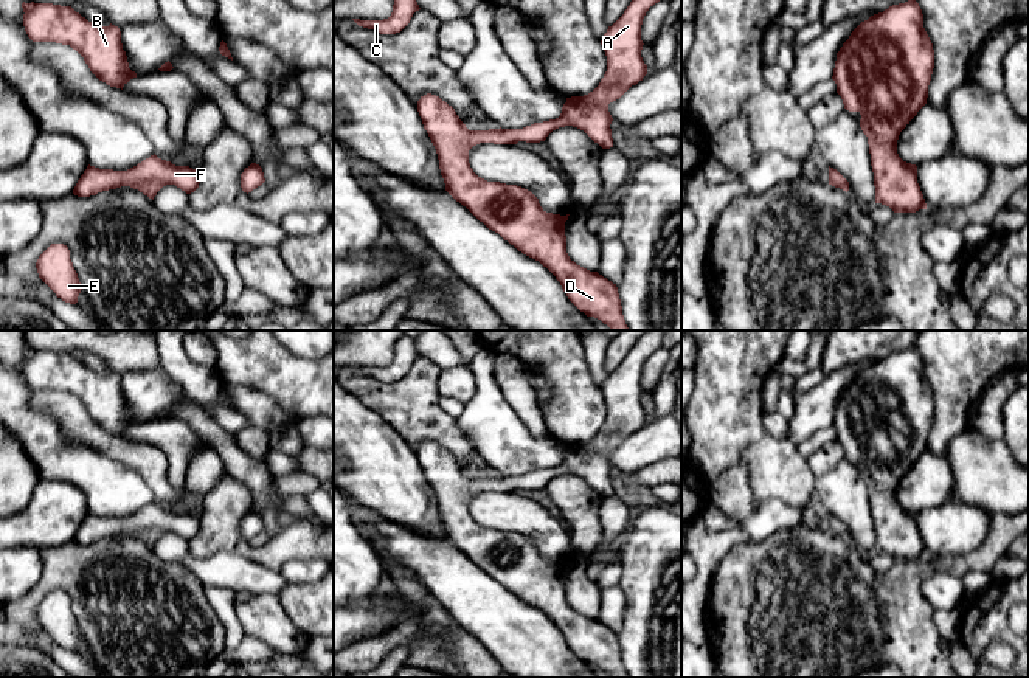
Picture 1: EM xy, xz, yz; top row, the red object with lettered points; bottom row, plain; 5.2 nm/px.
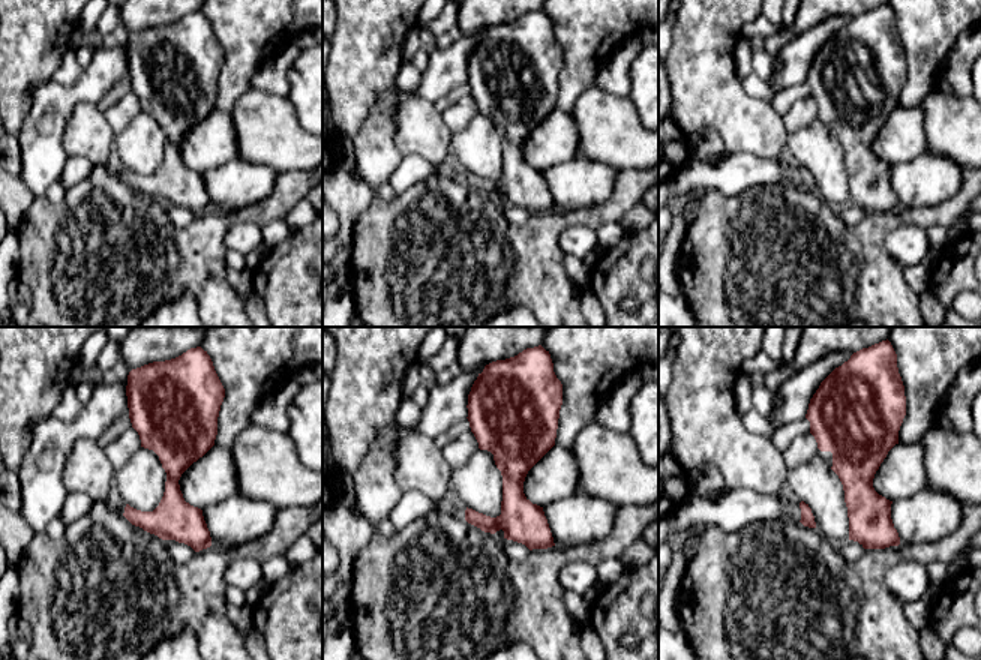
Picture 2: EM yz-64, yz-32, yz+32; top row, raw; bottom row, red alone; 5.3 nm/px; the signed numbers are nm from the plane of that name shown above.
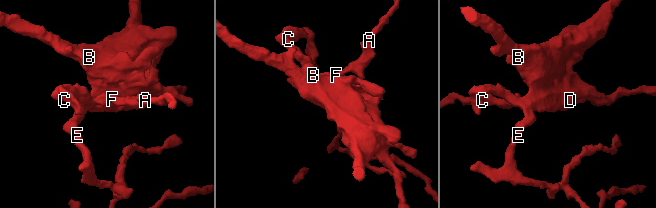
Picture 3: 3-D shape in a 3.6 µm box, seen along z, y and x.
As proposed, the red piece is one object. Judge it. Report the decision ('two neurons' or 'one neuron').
one neuron

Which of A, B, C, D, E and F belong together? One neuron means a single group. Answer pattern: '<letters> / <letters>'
A B C D E F

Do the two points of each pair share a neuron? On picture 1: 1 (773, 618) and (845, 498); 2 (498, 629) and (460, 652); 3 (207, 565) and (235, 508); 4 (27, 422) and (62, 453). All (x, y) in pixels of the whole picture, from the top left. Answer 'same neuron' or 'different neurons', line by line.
1: different neurons
2: different neurons
3: different neurons
4: same neuron

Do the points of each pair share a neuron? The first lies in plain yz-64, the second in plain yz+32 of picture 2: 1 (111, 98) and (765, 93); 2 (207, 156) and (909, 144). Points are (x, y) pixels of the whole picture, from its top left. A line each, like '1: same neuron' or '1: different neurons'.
1: different neurons
2: same neuron

